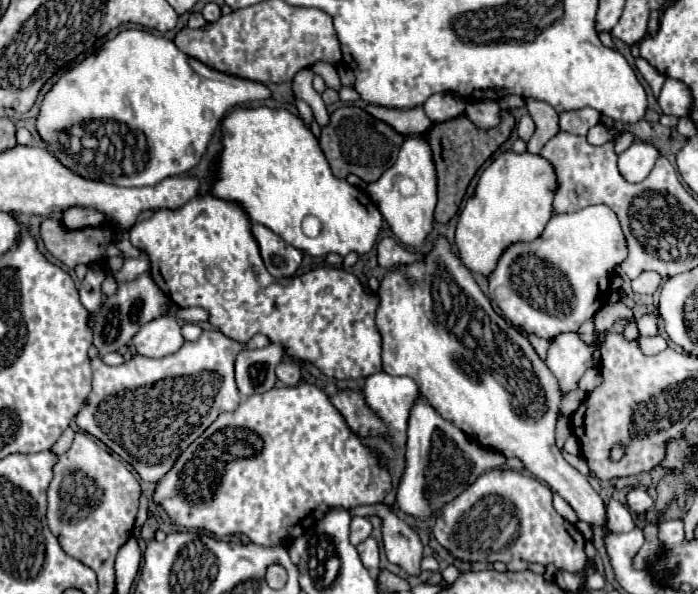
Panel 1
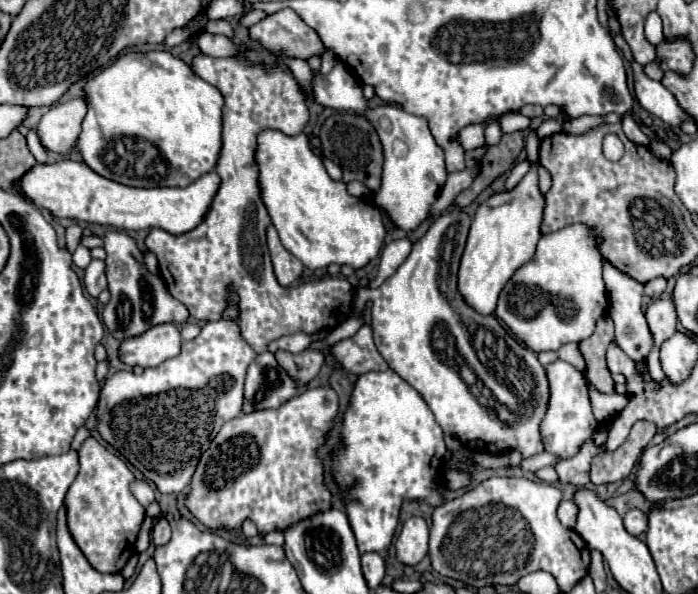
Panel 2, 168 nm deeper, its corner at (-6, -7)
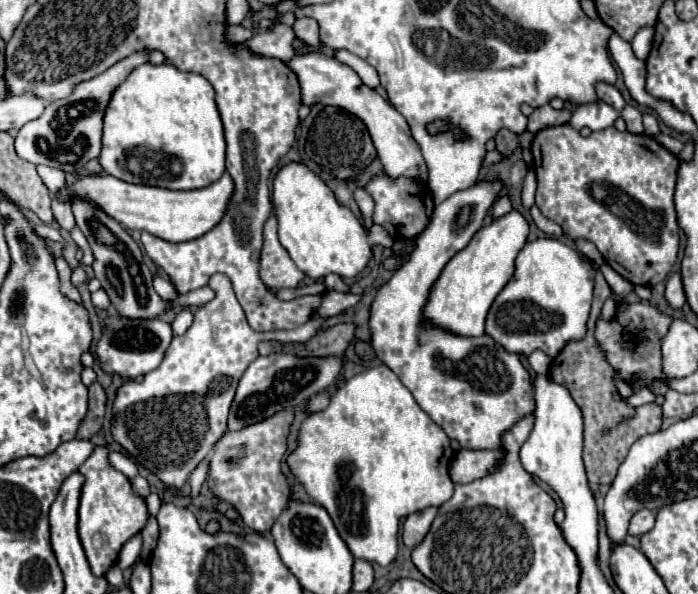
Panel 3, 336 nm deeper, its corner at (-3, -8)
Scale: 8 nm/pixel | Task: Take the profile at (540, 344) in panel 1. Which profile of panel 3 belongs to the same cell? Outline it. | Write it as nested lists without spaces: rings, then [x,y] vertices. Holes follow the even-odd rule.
[[[534,350],[534,352],[528,356],[528,362],[530,362],[530,368],[532,368],[536,374],[546,374],[548,368],[550,368],[552,358],[550,358],[548,354],[544,354],[542,350]]]

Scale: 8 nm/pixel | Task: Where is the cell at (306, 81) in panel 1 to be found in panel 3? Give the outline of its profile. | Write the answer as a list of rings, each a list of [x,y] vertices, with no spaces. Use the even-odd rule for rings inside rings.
[[[276,20],[276,24],[270,30],[262,30],[252,40],[242,42],[242,46],[250,48],[252,52],[256,52],[260,56],[278,58],[278,60],[288,62],[294,56],[292,42],[294,42],[294,30],[286,24],[282,24],[280,20]]]

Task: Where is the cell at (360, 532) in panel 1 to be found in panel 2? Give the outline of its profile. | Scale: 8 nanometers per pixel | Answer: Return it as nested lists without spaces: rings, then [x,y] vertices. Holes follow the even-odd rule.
[[[387,369],[381,373],[367,373],[357,379],[351,395],[351,403],[343,417],[343,441],[345,441],[345,451],[335,459],[333,475],[335,481],[347,489],[347,497],[349,497],[347,517],[355,533],[359,553],[369,553],[369,551],[379,553],[387,549],[393,539],[403,499],[427,501],[433,507],[441,505],[443,485],[439,483],[439,475],[441,475],[439,469],[447,453],[443,431],[437,425],[429,405],[423,401],[419,391],[413,389],[409,383],[405,383],[395,371]]]

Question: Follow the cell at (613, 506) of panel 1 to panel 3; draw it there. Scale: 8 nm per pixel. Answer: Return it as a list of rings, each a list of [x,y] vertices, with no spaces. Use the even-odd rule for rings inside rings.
[[[638,510],[632,520],[630,520],[630,528],[628,528],[628,534],[634,534],[634,536],[642,536],[646,534],[650,528],[654,526],[654,514],[650,510]]]

